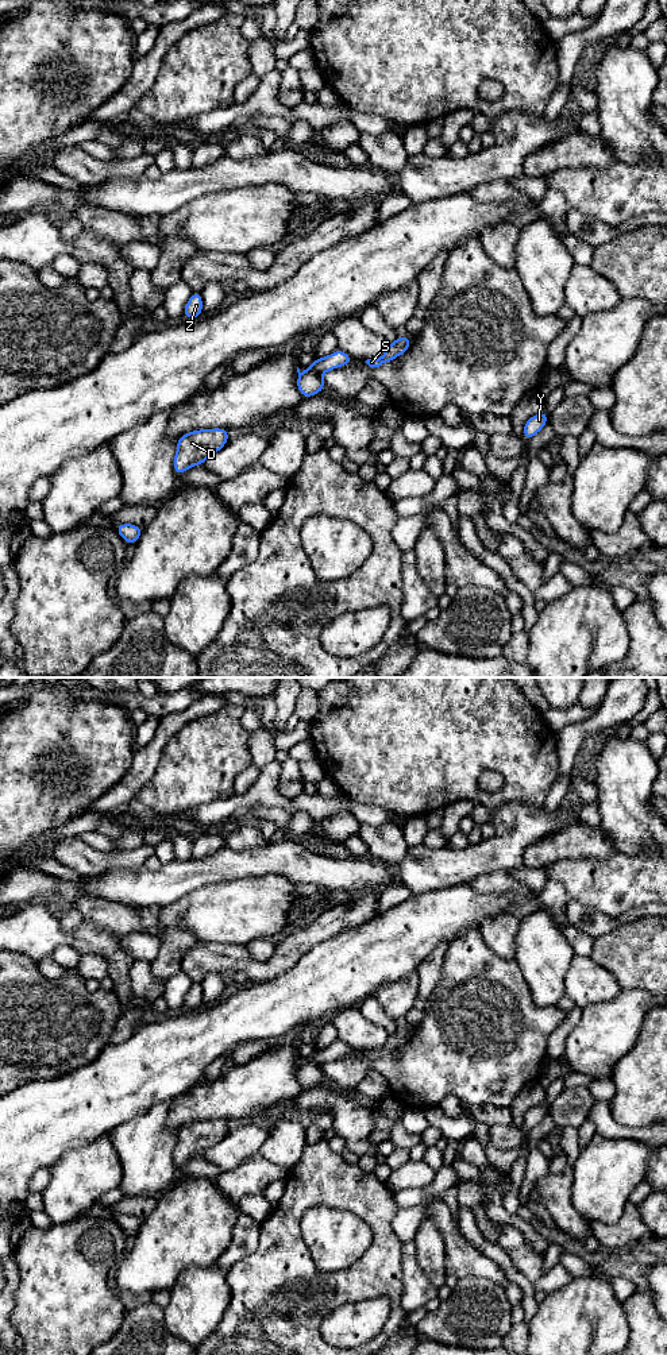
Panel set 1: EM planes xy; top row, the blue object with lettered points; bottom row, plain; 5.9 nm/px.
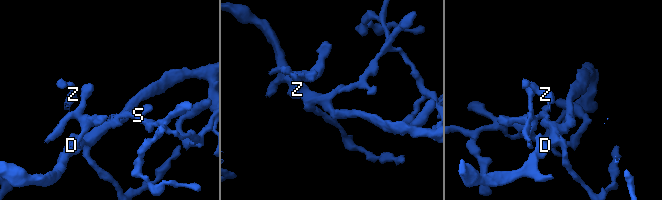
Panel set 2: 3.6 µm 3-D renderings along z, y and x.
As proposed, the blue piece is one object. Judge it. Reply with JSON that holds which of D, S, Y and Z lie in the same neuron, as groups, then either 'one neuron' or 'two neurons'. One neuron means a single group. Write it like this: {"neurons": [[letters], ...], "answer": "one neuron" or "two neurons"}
{"neurons": [["D"], ["S", "Y", "Z"]], "answer": "two neurons"}

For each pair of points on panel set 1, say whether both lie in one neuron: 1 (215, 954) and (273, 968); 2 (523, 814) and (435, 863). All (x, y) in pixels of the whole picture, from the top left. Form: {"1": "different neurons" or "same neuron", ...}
{"1": "same neuron", "2": "same neuron"}

